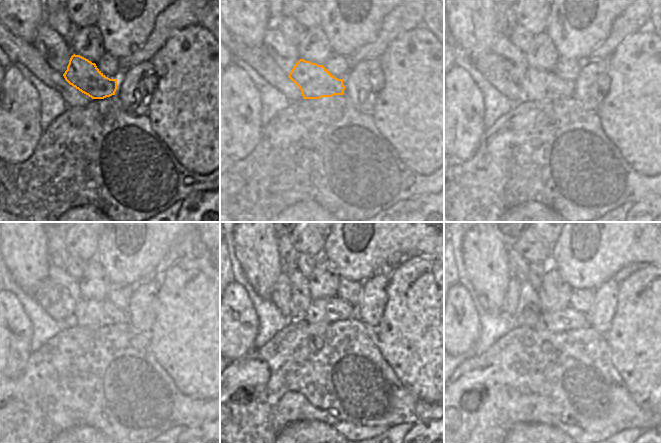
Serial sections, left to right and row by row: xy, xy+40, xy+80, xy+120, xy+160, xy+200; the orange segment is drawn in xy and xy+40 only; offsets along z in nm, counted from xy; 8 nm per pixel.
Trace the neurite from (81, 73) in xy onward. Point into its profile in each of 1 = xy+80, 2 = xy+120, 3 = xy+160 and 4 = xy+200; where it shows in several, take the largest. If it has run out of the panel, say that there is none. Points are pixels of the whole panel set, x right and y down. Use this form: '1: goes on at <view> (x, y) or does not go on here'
1: goes on at xy+80 (536, 85)
2: goes on at xy+120 (88, 312)
3: goes on at xy+160 (332, 310)
4: goes on at xy+200 (567, 316)

